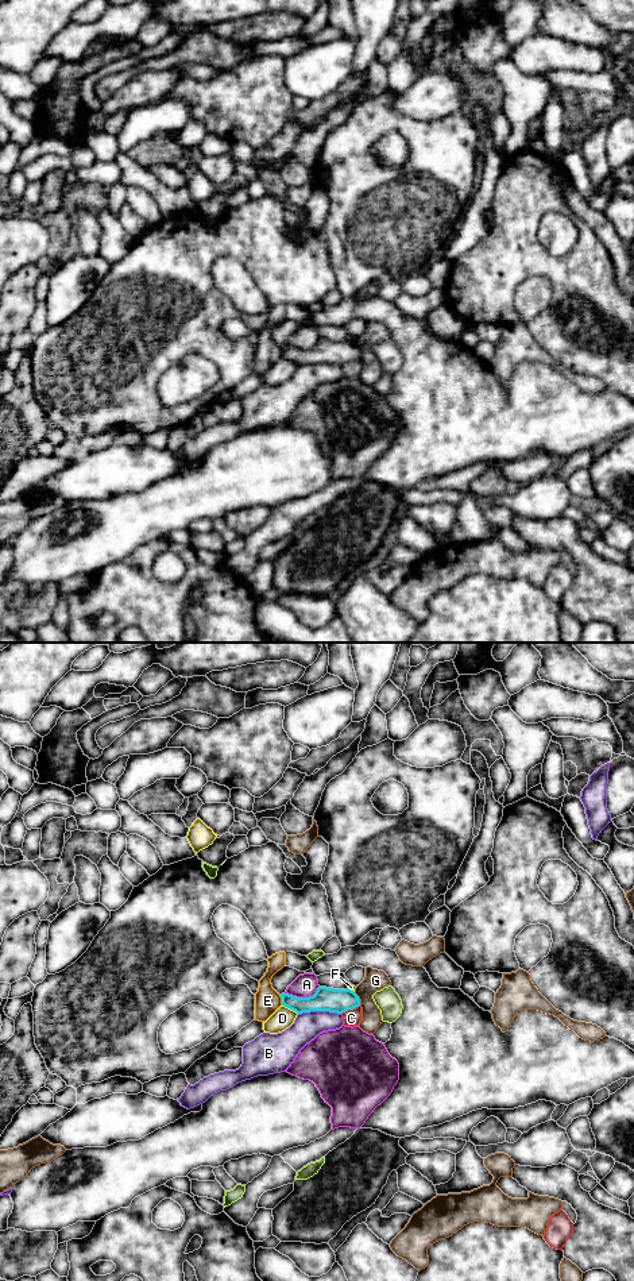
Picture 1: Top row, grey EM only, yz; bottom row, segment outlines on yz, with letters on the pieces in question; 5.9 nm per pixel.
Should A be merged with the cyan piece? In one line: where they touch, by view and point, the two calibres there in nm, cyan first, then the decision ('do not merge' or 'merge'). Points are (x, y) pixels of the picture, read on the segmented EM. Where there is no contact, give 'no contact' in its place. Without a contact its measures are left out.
contact yz (302, 998); calibres 140 and 140 nm; do not merge

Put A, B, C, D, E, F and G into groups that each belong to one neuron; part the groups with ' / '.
A / B / C / D / E / F / G

